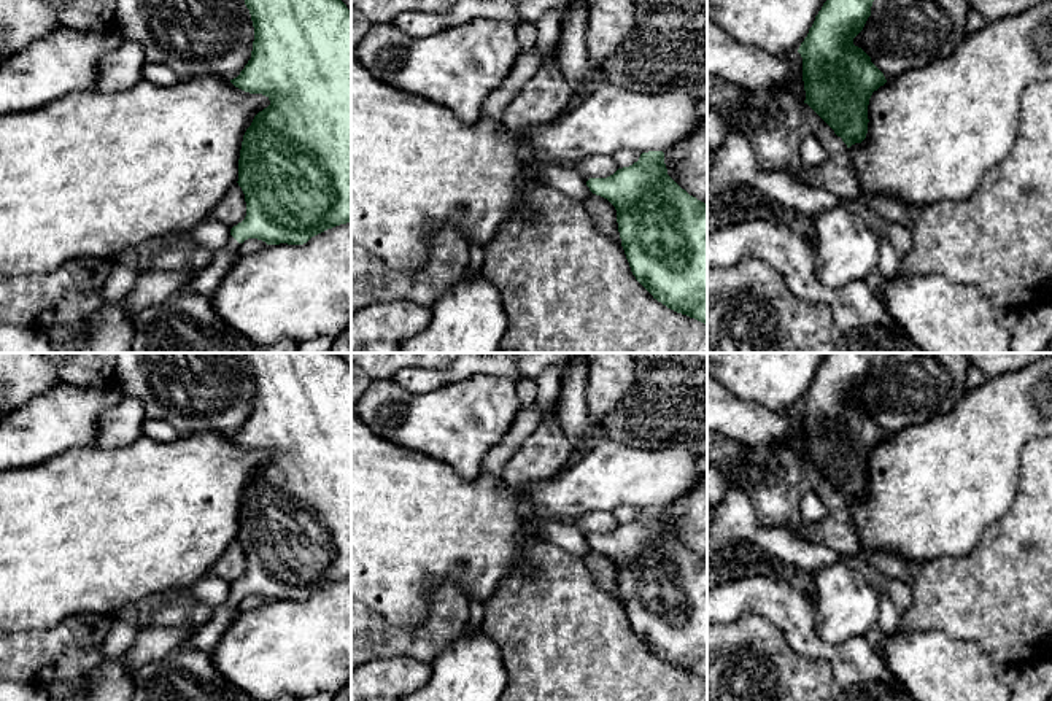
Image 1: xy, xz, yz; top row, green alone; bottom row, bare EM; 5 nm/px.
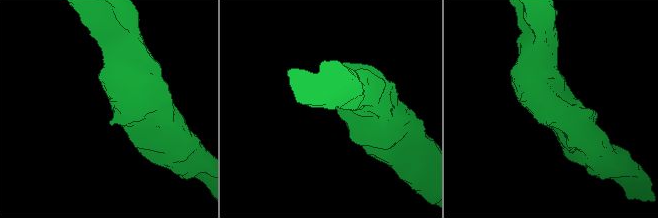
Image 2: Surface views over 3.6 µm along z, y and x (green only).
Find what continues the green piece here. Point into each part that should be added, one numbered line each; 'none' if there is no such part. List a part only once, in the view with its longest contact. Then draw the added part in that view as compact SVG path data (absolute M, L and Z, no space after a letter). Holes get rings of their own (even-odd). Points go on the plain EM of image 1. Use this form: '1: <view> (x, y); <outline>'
1: xy (205, 638); M230 591L227 601L213 609L213 617L192 633L184 647L210 653L238 615L240 602Z

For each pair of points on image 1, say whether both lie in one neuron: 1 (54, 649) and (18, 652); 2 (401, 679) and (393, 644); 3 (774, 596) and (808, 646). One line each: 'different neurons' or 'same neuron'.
1: same neuron
2: different neurons
3: same neuron

